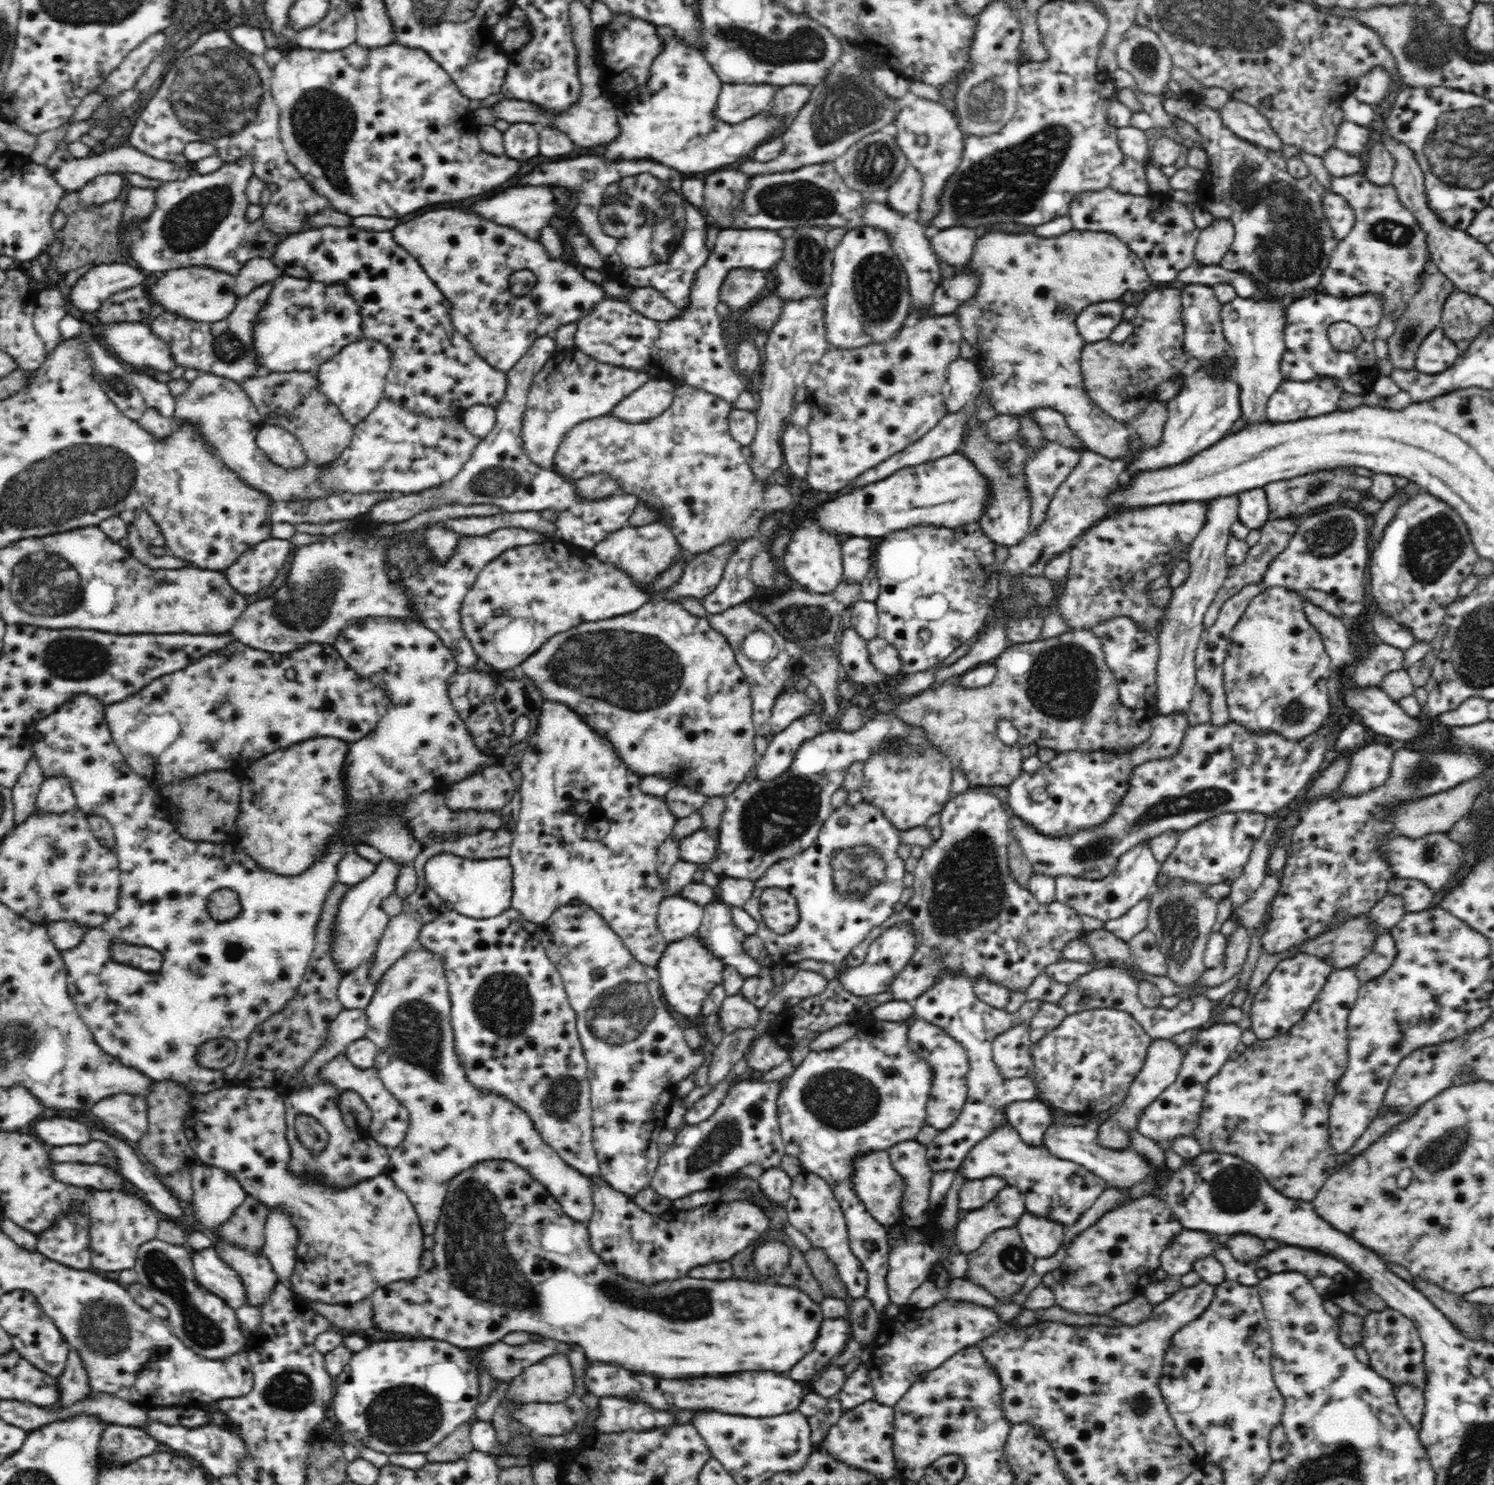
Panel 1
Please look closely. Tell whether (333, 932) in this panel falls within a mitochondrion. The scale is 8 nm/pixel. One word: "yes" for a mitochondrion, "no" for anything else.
no

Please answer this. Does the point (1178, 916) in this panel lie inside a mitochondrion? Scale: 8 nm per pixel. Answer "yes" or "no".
yes

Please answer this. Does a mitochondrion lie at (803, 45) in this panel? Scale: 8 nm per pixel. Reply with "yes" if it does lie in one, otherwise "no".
yes

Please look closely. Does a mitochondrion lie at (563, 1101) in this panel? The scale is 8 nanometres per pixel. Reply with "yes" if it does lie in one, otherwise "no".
yes

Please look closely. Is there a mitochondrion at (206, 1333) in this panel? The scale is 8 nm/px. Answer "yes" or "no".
yes

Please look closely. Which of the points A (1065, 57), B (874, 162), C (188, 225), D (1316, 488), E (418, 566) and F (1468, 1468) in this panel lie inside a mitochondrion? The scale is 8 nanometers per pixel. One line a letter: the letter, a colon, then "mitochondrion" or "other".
A: other
B: mitochondrion
C: mitochondrion
D: mitochondrion
E: mitochondrion
F: mitochondrion

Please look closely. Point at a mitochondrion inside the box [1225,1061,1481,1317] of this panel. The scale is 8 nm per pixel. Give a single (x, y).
(1455, 1139)

